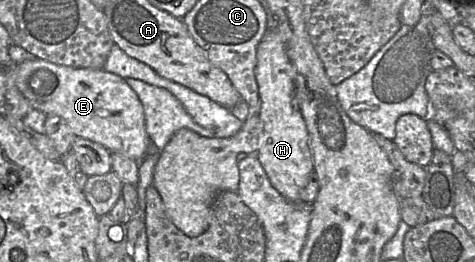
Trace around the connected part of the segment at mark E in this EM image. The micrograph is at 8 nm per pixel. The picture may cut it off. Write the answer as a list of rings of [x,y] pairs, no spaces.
[[[35,58],[17,63],[16,85],[34,109],[60,116],[76,136],[96,142],[110,153],[118,153],[136,161],[143,160],[149,154],[151,140],[145,128],[143,105],[126,79],[104,69],[70,67]]]

